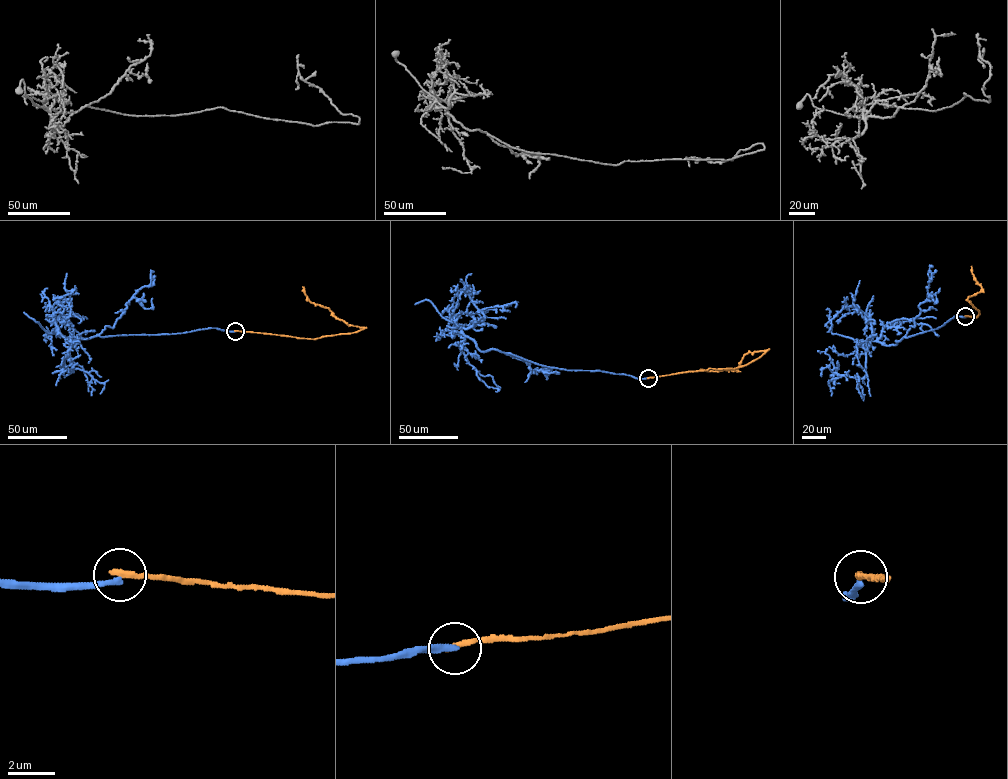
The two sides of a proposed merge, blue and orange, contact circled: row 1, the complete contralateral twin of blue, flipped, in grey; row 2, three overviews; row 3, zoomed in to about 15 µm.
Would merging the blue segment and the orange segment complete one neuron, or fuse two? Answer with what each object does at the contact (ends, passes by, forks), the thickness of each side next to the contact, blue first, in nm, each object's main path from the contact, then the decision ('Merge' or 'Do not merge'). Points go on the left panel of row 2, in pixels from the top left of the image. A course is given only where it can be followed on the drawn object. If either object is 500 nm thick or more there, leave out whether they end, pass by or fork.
At the ring blue ends. At the ring orange ends. Thickness 240 nm (blue) against 280 nm. Course of blue: (235, 331), (208, 328), (67, 340), (58, 333), (69, 342), (73, 372), (65, 359), (72, 342), (79, 341). Course of orange: (235, 330), (316, 339), (364, 328), (348, 325), (332, 315), (328, 308), (311, 303), (303, 287). Do not merge

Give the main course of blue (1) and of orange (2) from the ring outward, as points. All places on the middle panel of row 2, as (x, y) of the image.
1: (648, 378), (565, 370), (494, 349), (481, 351), (461, 329), (483, 320), (466, 293), (471, 273)
2: (648, 378), (709, 368), (734, 368), (746, 365), (767, 350), (749, 352), (737, 370), (699, 370)

